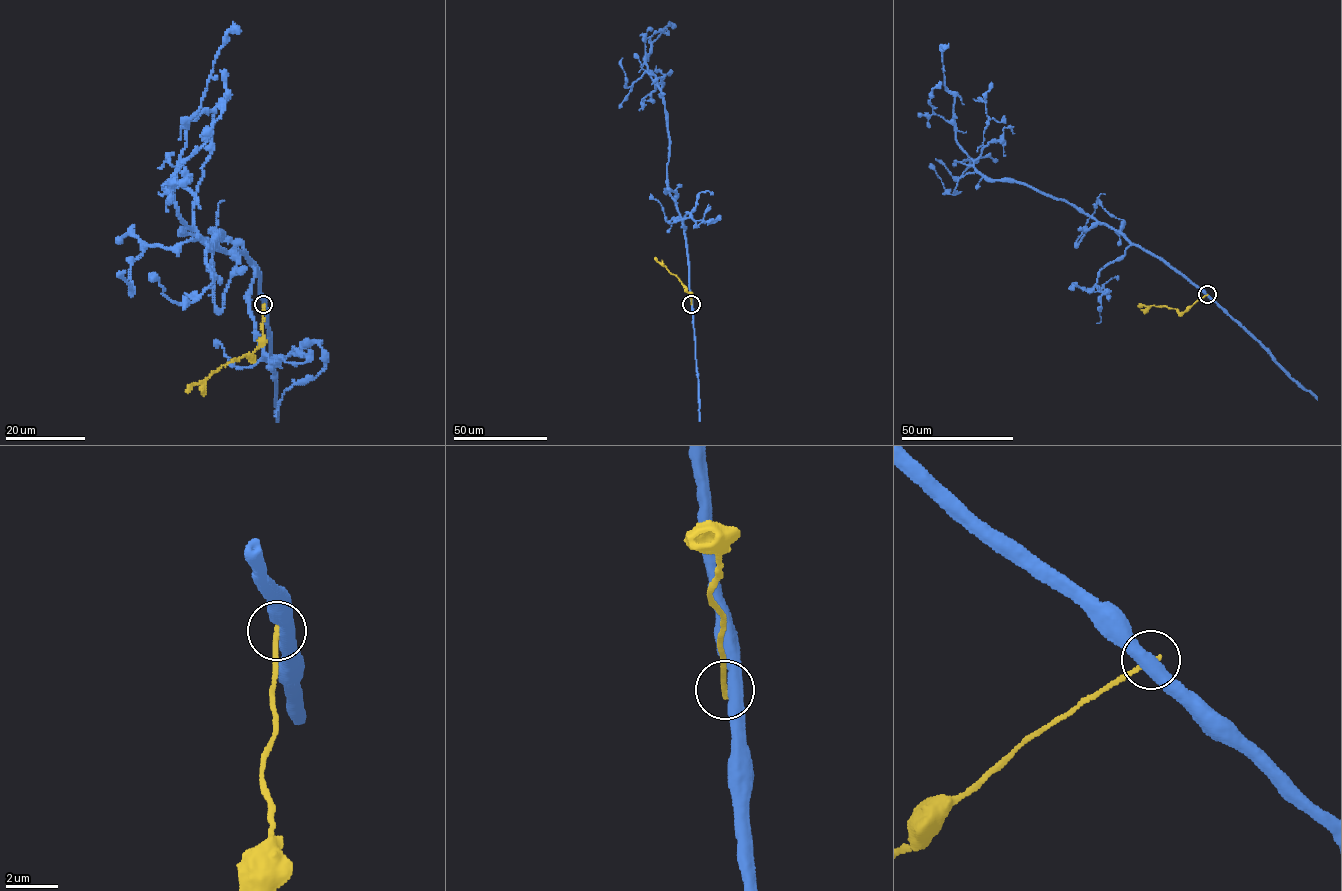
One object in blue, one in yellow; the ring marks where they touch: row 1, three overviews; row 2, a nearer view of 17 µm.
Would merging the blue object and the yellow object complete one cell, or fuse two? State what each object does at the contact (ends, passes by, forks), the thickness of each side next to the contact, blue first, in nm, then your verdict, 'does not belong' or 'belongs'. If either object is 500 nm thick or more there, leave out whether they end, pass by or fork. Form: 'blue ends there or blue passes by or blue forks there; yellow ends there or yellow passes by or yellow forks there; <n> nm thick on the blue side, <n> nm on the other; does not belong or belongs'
blue passes by; yellow ends there; 480 nm thick on the blue side, 190 nm on the other; does not belong

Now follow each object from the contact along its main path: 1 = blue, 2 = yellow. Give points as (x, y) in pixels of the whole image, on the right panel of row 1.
1: (1207, 294), (1074, 205), (1026, 185), (982, 176), (957, 140), (955, 97), (944, 83), (940, 46), (949, 43)
2: (1207, 294), (1183, 312), (1164, 305), (1138, 306)

